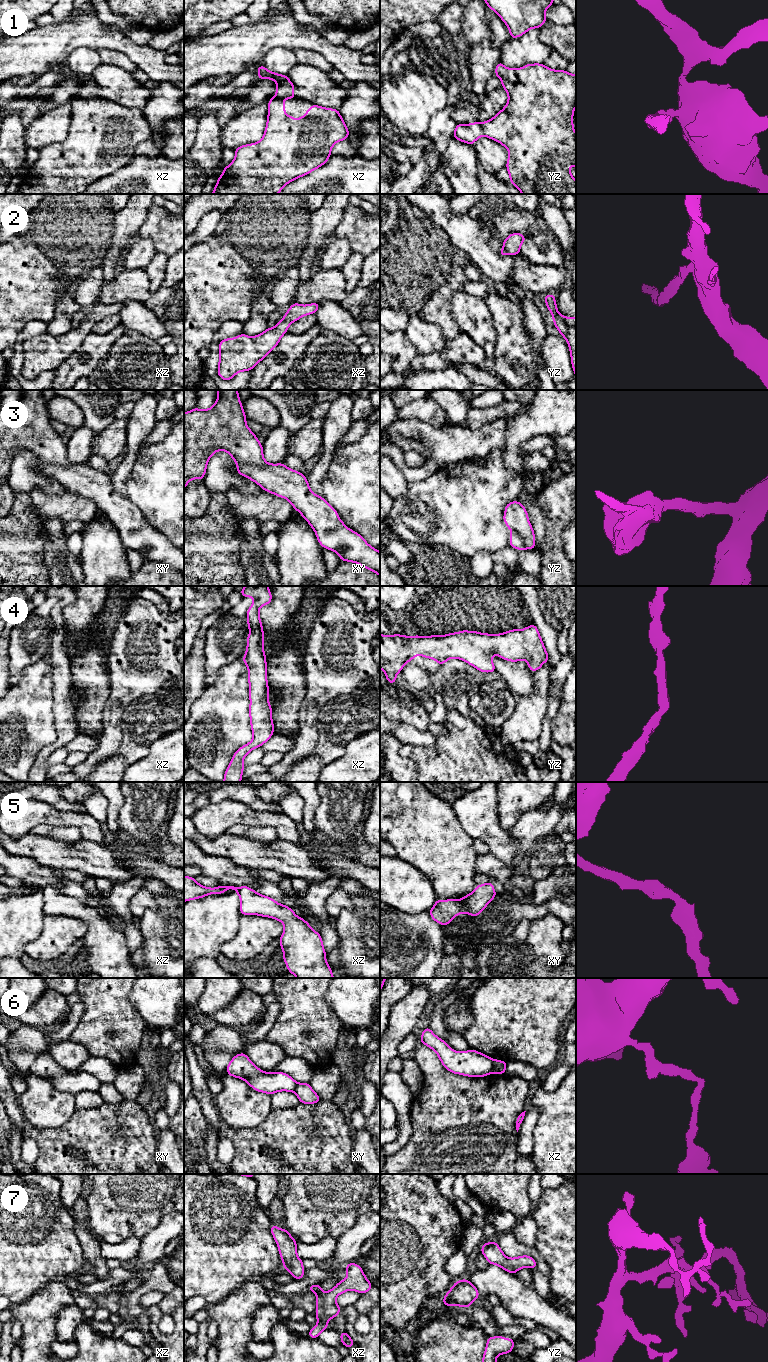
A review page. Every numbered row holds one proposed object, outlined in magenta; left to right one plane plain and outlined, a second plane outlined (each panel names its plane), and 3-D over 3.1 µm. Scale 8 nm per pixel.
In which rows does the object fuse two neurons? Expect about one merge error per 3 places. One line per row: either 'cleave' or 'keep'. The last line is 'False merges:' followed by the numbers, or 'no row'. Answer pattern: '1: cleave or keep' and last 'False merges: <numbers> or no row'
1: keep
2: keep
3: keep
4: keep
5: keep
6: cleave
7: keep
False merges: 6

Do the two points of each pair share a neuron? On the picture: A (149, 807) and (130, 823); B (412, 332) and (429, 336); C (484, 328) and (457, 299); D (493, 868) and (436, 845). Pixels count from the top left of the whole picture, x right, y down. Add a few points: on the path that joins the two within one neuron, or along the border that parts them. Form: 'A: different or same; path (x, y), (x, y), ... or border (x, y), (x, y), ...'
A: same; path (144, 812), (135, 821)
B: same; path (416, 332), (425, 336)
C: same; path (478, 321), (464, 306)
D: different; border (478, 855), (475, 861), (475, 873)

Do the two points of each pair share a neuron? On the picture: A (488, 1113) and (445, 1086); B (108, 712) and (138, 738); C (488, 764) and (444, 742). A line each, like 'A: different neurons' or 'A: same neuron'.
A: same neuron
B: different neurons
C: same neuron

